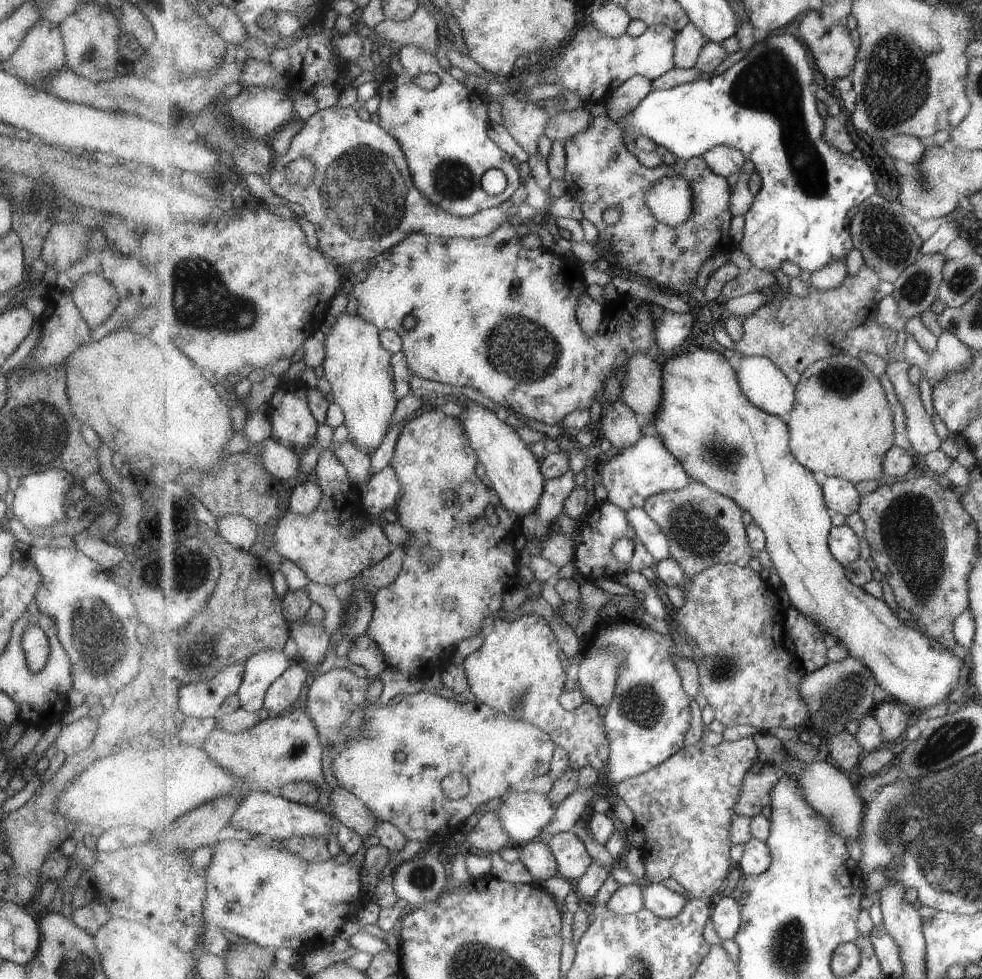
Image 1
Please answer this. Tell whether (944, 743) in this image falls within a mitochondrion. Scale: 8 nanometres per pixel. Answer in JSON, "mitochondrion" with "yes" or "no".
{"mitochondrion":"yes"}

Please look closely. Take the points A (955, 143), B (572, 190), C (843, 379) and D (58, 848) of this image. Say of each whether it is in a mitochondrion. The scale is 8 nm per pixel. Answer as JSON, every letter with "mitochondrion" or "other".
{"A":"other","B":"other","C":"mitochondrion","D":"other"}

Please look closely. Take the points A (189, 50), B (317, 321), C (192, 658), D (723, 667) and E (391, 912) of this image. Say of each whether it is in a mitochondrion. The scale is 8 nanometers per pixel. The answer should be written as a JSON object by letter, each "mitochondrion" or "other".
{"A":"other","B":"other","C":"mitochondrion","D":"mitochondrion","E":"other"}

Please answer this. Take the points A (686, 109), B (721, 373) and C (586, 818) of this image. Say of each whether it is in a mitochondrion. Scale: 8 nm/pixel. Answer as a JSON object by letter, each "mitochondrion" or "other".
{"A":"other","B":"other","C":"other"}

